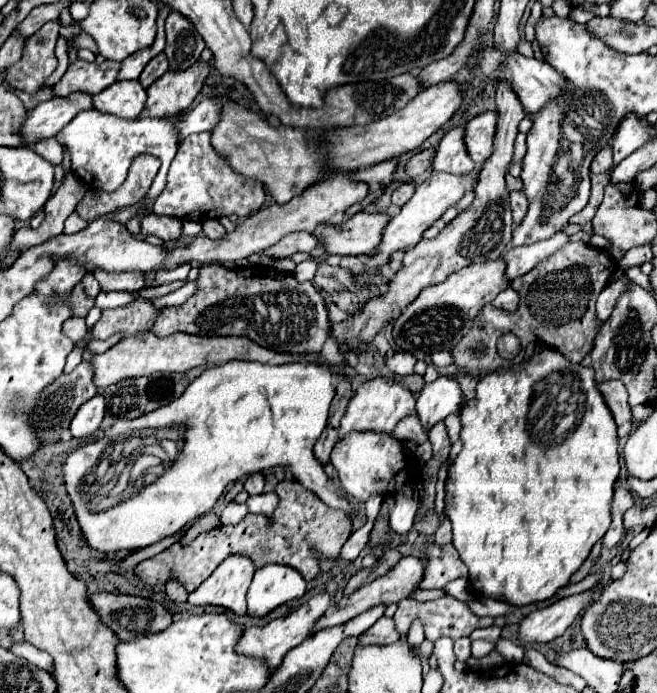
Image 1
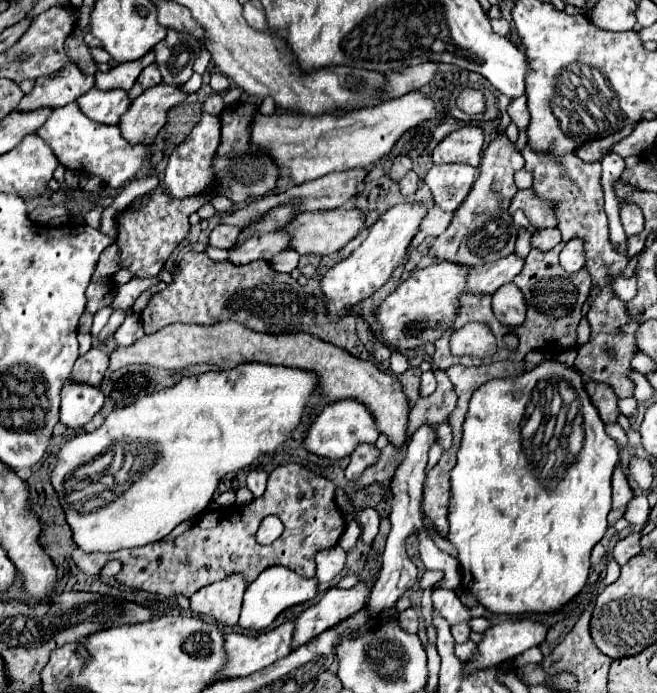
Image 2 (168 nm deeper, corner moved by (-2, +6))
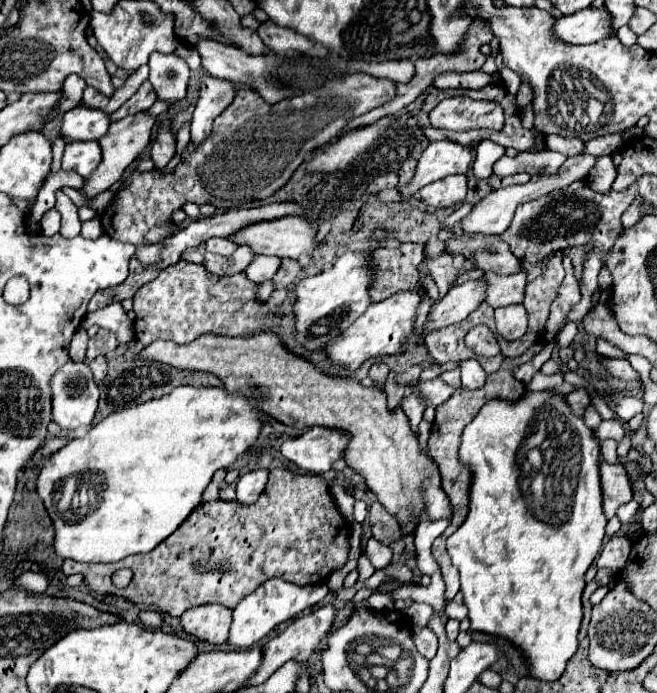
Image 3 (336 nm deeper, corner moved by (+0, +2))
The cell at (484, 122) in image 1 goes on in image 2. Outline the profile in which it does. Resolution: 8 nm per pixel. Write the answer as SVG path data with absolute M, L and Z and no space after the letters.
M464 125L450 135L446 135L432 151L434 165L446 163L466 163L472 167L480 165L480 153L484 145L484 135L480 127Z

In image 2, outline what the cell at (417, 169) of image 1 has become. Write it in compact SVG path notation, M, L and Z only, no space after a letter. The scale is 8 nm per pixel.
M402 155L402 157L396 157L396 159L394 159L394 163L392 163L388 175L390 175L392 181L400 181L410 169L412 169L412 161Z

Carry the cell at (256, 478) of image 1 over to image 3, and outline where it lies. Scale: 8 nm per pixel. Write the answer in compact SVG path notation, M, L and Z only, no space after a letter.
M258 469L258 471L250 471L250 473L242 475L236 485L238 501L240 503L254 503L260 497L260 493L264 491L266 481L268 481L266 469Z

